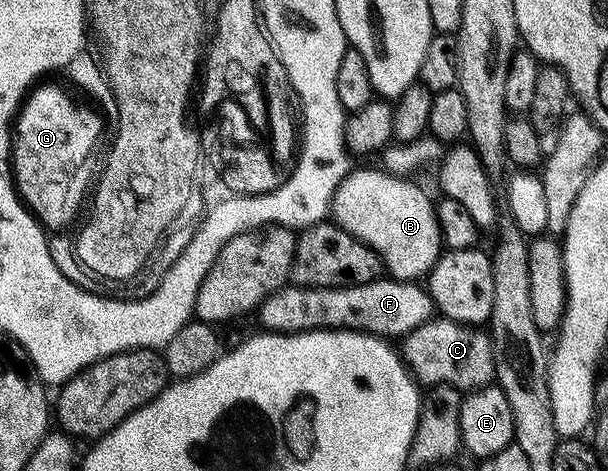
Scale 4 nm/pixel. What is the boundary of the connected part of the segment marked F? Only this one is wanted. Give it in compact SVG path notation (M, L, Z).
M391 276L366 281L360 285L296 286L287 284L263 300L257 317L262 317L261 329L276 334L299 334L305 330L361 330L378 337L405 337L435 315L436 307L429 291L415 281L395 280Z

